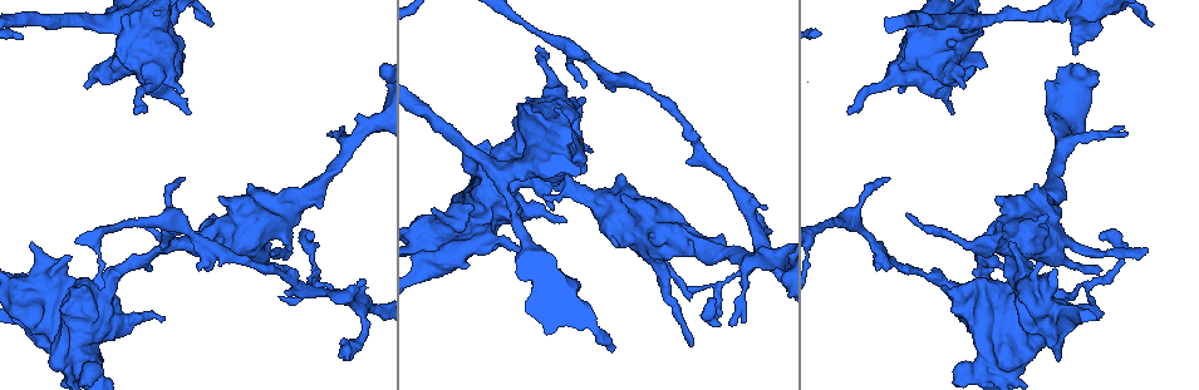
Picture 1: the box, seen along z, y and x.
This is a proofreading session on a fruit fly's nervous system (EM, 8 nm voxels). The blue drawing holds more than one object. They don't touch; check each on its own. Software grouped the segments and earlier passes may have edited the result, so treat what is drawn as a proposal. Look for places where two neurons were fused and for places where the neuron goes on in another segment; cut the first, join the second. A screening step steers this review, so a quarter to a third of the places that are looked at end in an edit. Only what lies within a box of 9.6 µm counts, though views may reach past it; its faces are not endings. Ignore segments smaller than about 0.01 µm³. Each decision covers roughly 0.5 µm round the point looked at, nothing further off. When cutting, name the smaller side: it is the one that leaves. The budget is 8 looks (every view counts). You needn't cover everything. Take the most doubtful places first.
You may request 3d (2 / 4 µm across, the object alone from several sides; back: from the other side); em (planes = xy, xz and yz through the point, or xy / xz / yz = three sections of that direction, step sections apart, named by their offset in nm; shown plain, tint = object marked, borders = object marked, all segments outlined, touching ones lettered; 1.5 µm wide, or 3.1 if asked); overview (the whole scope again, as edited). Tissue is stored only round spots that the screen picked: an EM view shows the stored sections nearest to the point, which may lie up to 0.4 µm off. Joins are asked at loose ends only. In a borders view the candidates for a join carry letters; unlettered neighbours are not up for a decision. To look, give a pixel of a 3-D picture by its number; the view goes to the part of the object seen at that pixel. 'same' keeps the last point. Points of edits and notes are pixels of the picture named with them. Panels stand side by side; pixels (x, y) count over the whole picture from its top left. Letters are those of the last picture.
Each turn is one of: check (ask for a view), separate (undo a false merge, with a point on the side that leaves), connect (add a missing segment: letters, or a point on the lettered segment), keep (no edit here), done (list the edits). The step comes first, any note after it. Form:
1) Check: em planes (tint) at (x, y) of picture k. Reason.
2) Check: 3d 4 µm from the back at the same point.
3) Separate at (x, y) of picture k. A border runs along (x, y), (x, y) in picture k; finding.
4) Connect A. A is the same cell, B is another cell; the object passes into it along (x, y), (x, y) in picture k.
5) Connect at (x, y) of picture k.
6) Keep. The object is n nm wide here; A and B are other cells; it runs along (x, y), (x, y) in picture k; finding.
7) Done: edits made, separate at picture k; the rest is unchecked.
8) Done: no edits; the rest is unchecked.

Check: 3d 2 µm at (847, 114) of picture 1. Free end.

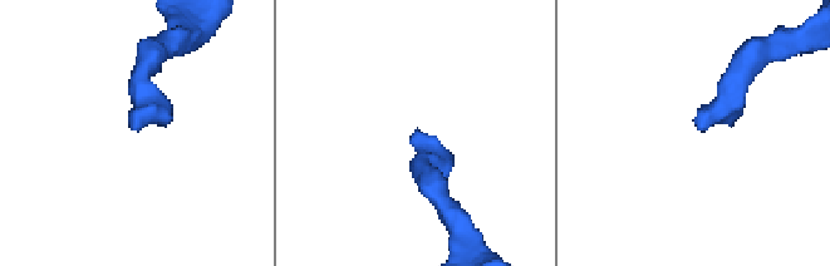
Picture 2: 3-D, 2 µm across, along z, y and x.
Check: em planes (borders) at (415, 137) of picture 2. Shape alone is not enough.

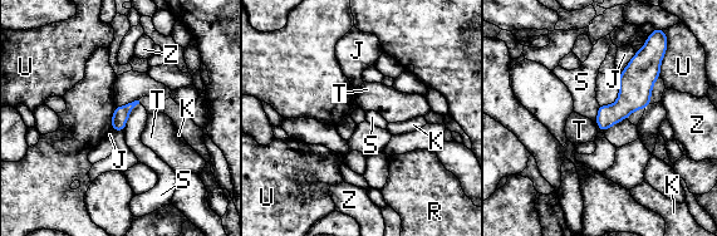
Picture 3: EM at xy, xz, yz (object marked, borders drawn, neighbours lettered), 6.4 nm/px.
Keep. J, K, R, S, T, U and Z are other cells; a border runs along (636, 53), (620, 73) in picture 3; none of them fits.

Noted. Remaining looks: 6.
Check: em 3.1 µm xz step 16 (tint) at (362, 286) of picture 1.

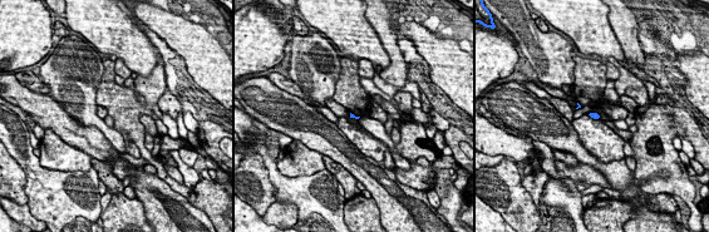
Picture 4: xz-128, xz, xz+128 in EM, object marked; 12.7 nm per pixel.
Check: em 3.1 µm xz step 16 (borders) at the same point.

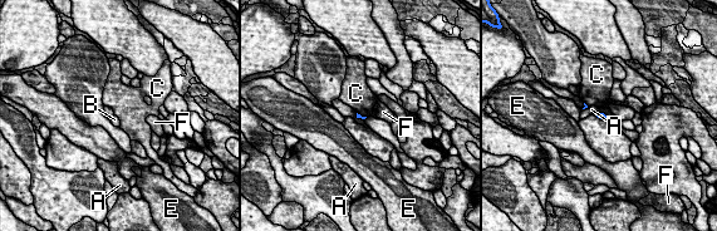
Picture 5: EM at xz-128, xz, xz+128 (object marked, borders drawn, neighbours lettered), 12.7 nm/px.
Keep. A, B, C, E and F are other cells; a border runs along (593, 113), (602, 112), (608, 118) in picture 5; none of them fits.

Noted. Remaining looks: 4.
Check: 3d 4 µm at (1028, 228) of picture 1. Abrupt turn.

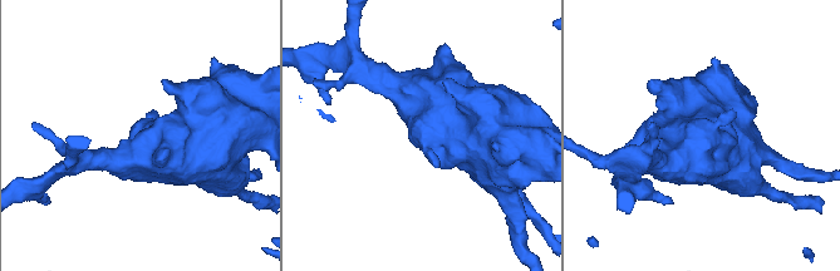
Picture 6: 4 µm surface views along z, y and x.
Check: em xz step 8 (tint) at (425, 136) of picture 6. Now the EM.

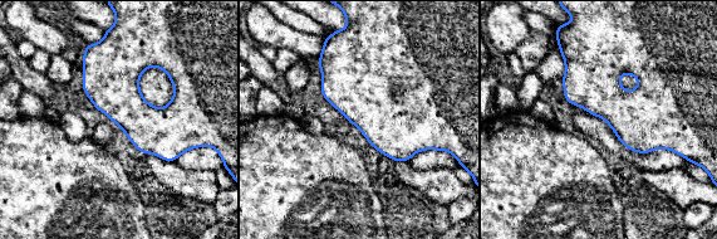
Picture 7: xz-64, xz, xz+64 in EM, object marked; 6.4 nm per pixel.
Check: em planes (borders) at the same point. Cut it another way.

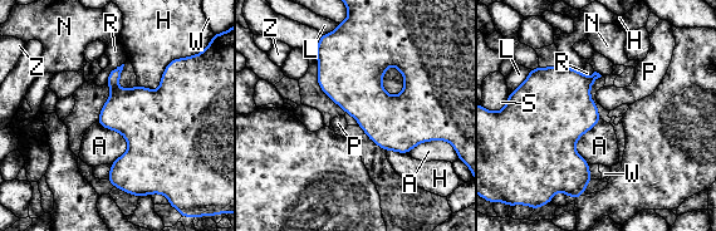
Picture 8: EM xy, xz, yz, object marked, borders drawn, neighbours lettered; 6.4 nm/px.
Keep. A, H, L, N, P, R, S, W and Z are other cells; a border runs along (96, 122), (127, 142), (111, 165) in picture 8; continuous, no second neuron.

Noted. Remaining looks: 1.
Done: no edits; the rest is unchecked.

